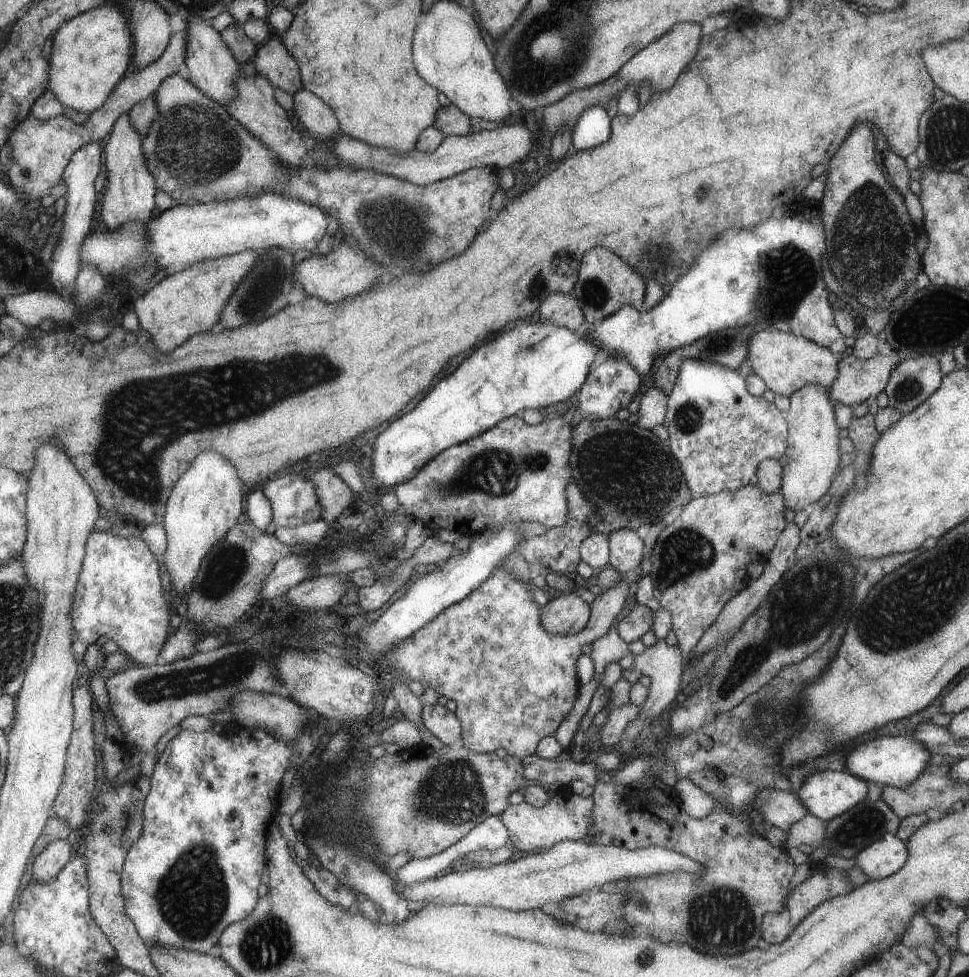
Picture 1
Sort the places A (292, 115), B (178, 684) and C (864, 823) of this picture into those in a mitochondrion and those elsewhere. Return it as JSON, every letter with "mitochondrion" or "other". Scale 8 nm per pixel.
{"A":"other","B":"mitochondrion","C":"mitochondrion"}

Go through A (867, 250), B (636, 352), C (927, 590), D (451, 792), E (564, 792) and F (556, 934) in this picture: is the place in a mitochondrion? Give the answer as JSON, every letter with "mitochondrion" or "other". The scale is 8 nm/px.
{"A":"mitochondrion","B":"other","C":"mitochondrion","D":"mitochondrion","E":"other","F":"other"}

